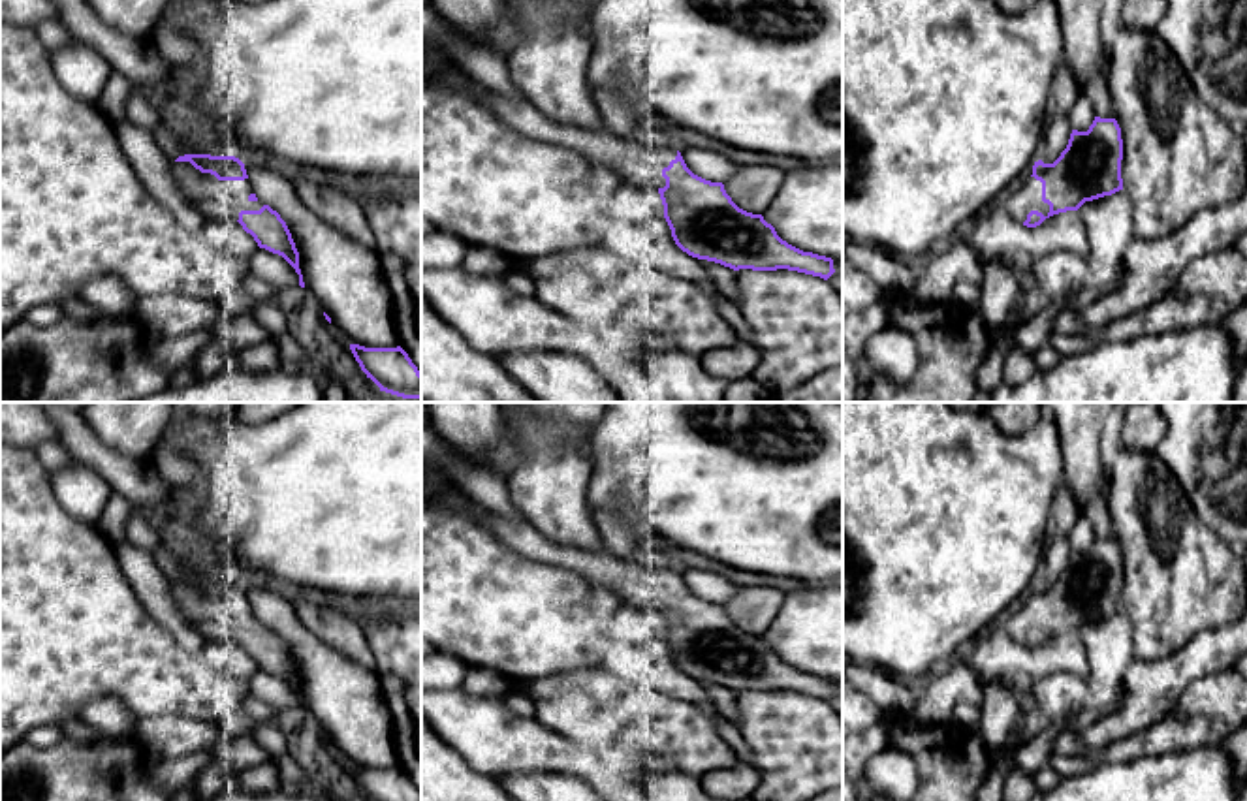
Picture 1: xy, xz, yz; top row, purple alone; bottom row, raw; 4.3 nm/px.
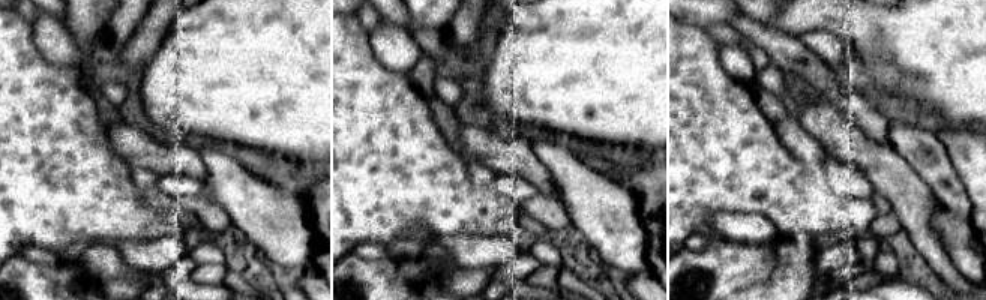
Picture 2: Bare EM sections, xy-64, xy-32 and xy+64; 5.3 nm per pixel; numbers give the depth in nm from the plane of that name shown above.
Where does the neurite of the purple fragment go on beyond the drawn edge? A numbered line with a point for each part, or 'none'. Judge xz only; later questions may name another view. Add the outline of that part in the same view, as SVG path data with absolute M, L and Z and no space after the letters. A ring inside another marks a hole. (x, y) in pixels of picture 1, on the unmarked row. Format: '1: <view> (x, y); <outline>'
1: xz (638, 585); M421 474L421 496L440 502L446 510L472 511L515 555L566 568L579 573L589 585L613 589L624 604L664 609L662 590L677 577L673 568L645 568L615 555L589 553L559 545L530 523L515 523L497 511L472 502L453 481L440 483Z

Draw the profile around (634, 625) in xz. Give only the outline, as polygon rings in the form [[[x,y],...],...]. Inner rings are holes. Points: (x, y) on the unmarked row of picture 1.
[[[623,604],[611,620],[609,634],[630,645],[639,645],[651,637],[664,637],[664,626],[655,607]]]

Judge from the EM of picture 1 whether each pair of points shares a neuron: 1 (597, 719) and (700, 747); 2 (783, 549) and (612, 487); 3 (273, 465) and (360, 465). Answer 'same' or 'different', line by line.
1: same
2: same
3: same

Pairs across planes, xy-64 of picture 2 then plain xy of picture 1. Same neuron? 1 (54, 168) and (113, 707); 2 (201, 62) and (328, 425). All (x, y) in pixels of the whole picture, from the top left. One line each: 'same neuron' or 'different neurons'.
1: different neurons
2: same neuron

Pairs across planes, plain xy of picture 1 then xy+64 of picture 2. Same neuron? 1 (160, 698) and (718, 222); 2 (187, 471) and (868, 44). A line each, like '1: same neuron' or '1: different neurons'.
1: different neurons
2: different neurons

